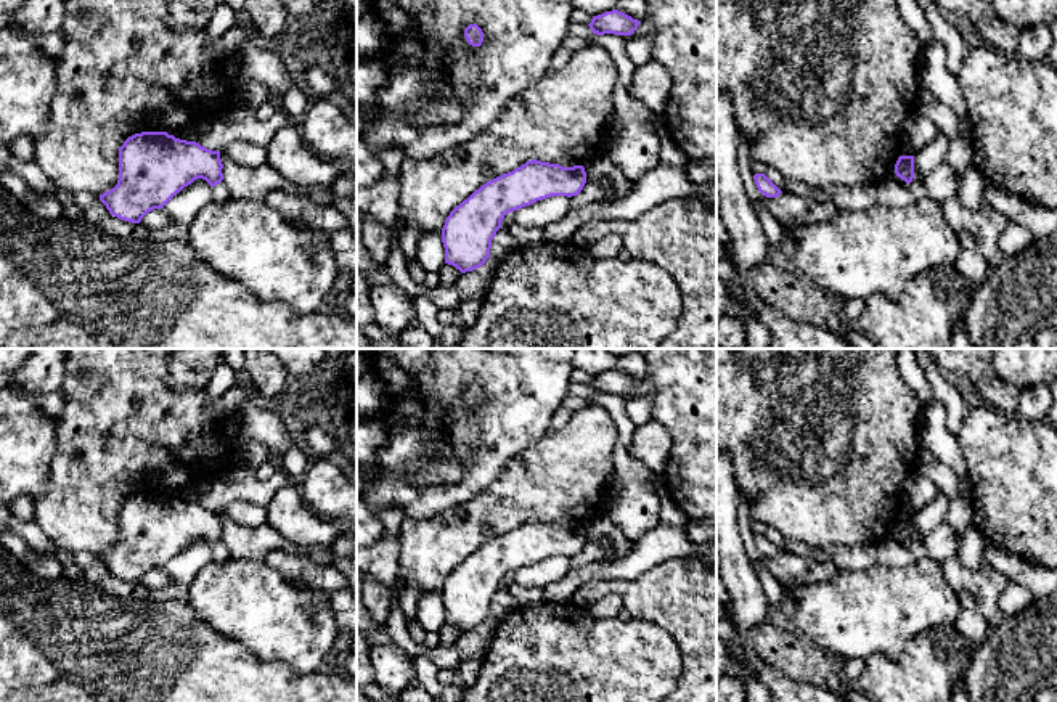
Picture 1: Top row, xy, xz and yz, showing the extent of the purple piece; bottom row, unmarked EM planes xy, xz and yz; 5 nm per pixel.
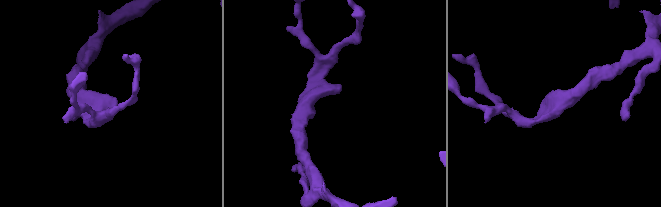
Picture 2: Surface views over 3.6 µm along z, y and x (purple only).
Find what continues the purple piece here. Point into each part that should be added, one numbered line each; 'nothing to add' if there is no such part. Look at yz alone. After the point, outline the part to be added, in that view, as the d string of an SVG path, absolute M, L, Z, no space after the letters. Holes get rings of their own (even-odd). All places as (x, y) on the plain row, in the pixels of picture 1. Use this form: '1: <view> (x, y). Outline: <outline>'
nothing to add

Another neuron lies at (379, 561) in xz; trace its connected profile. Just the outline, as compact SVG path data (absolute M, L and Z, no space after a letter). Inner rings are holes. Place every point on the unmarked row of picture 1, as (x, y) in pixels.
M398 533L394 537L382 537L371 546L357 548L357 570L369 575L386 588L398 588L398 554Z

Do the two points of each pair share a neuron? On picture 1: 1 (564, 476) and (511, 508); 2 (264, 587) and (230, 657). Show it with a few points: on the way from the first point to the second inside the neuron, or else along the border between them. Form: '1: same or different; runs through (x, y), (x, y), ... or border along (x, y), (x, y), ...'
1: same; runs through (551, 481), (535, 484), (524, 495)
2: different; border along (204, 622), (259, 659), (270, 661)

